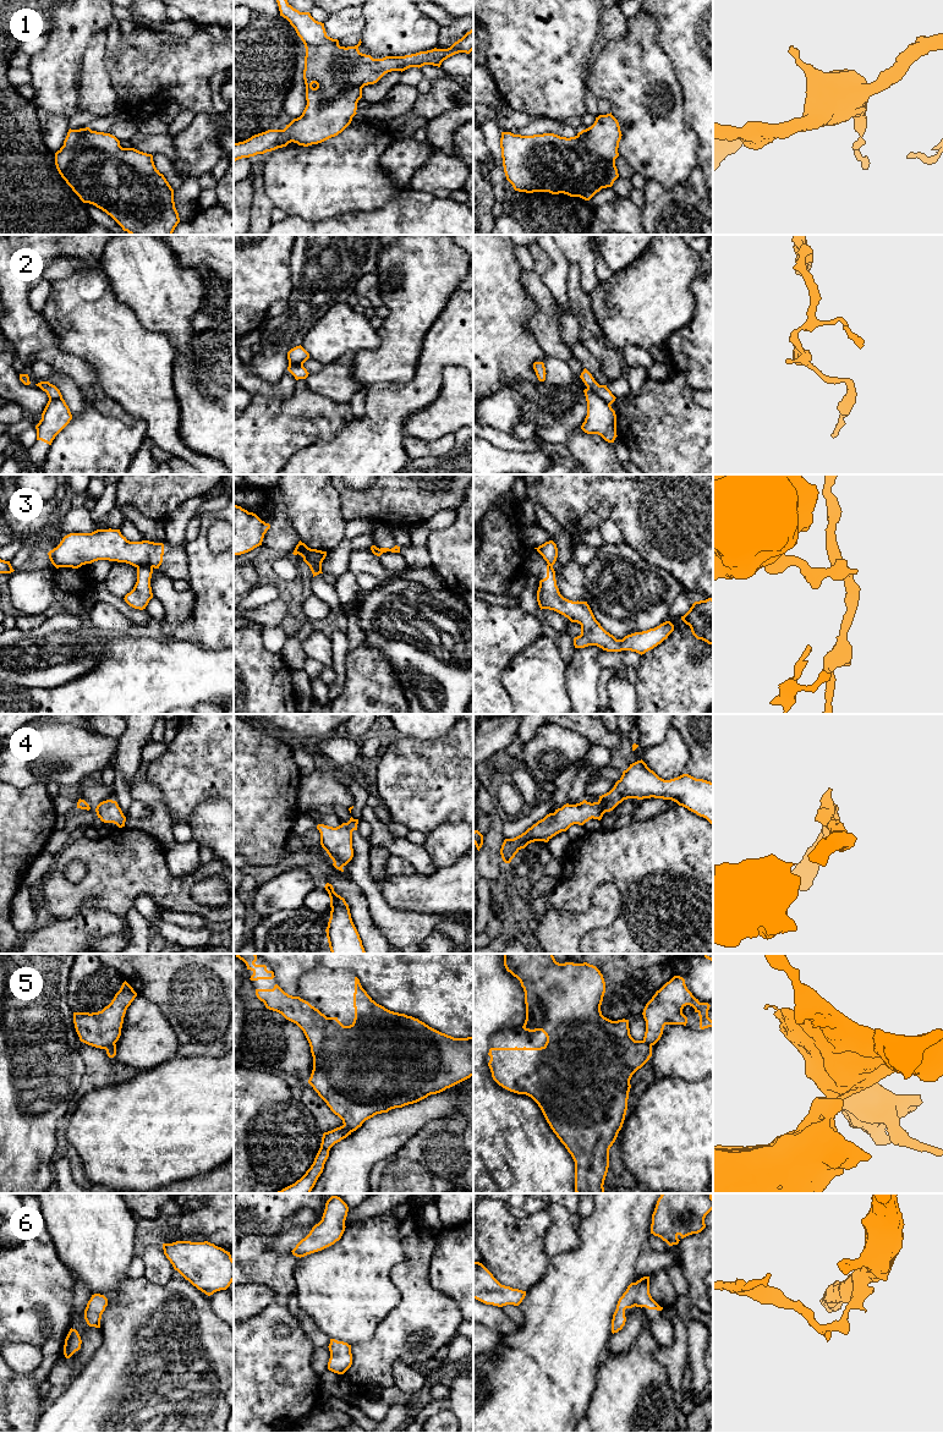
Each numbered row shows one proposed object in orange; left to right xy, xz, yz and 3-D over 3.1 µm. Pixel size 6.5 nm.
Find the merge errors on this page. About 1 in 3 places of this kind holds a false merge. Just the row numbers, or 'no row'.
2, 3, 5

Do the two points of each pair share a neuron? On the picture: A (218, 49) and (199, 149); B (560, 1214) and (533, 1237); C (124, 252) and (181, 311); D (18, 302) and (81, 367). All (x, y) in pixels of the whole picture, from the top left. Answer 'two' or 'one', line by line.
A: two
B: two
C: one
D: one

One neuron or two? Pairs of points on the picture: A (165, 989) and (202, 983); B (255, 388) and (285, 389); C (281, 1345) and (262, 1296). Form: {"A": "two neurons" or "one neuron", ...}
{"A": "one neuron", "B": "one neuron", "C": "two neurons"}

